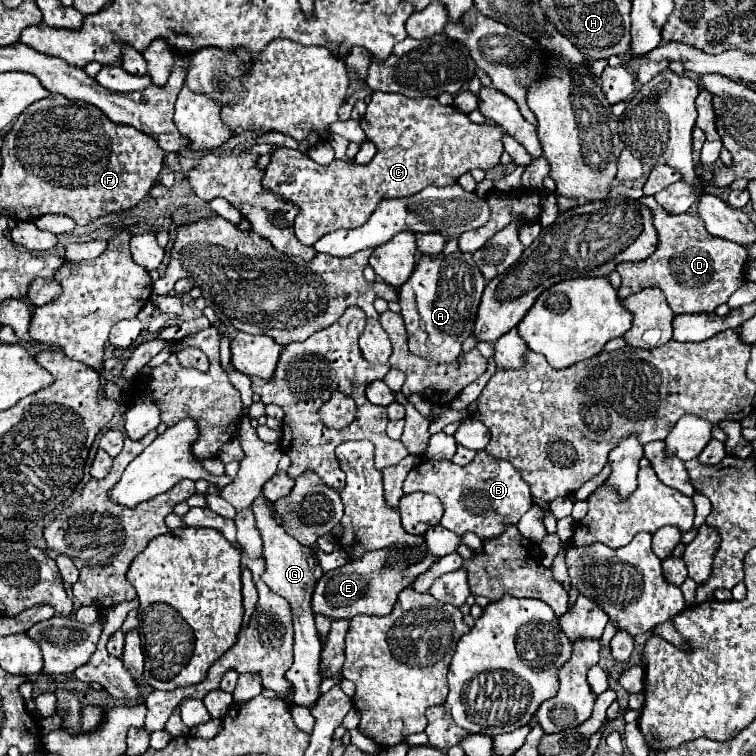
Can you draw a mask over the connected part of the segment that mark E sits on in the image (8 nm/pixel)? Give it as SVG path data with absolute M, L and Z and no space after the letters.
M422 544L422 548L382 548L368 552L360 560L324 572L314 590L312 612L328 616L332 620L350 620L358 614L386 616L390 614L398 592L410 586L418 574L426 572L434 560L436 556L426 552L426 544Z

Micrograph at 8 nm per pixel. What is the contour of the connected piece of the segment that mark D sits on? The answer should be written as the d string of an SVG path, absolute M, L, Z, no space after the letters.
M642 196L638 202L648 206L652 212L658 244L654 254L646 260L622 262L616 266L616 272L622 276L618 296L628 298L642 288L658 288L664 292L674 314L710 314L716 310L716 306L726 304L730 294L744 282L744 264L748 258L744 248L726 238L712 236L698 216L674 216L664 212L652 196Z

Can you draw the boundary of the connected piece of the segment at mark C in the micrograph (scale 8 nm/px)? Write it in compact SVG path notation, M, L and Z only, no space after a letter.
M374 92L364 118L360 120L360 126L364 134L372 138L372 142L376 144L376 156L364 166L352 164L346 160L332 160L328 166L320 166L306 152L292 150L286 146L276 146L270 152L272 160L266 166L262 188L298 206L298 214L294 218L294 232L296 232L296 238L306 246L314 246L316 240L320 240L328 232L362 226L382 200L406 198L424 190L426 186L450 186L458 180L458 176L474 168L490 170L500 162L500 154L504 152L500 126L474 124L458 108L442 106L436 98L430 98L430 96L408 98L400 94Z

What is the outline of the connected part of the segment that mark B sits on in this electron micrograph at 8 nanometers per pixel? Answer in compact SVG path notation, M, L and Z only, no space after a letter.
M478 452L468 466L458 466L450 460L424 460L404 480L404 494L428 492L440 498L444 506L442 526L462 536L472 530L480 538L498 536L506 524L516 524L522 514L532 506L532 494L528 484L524 484L520 472L510 462L496 460L486 452Z

